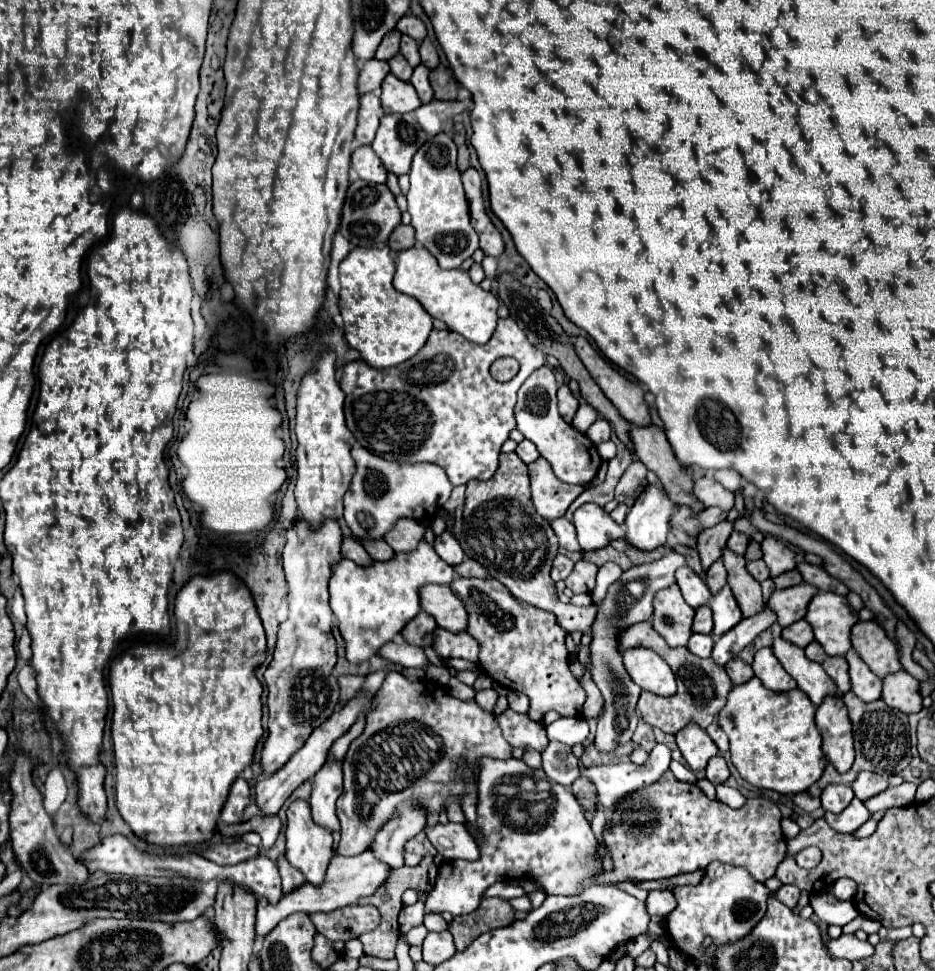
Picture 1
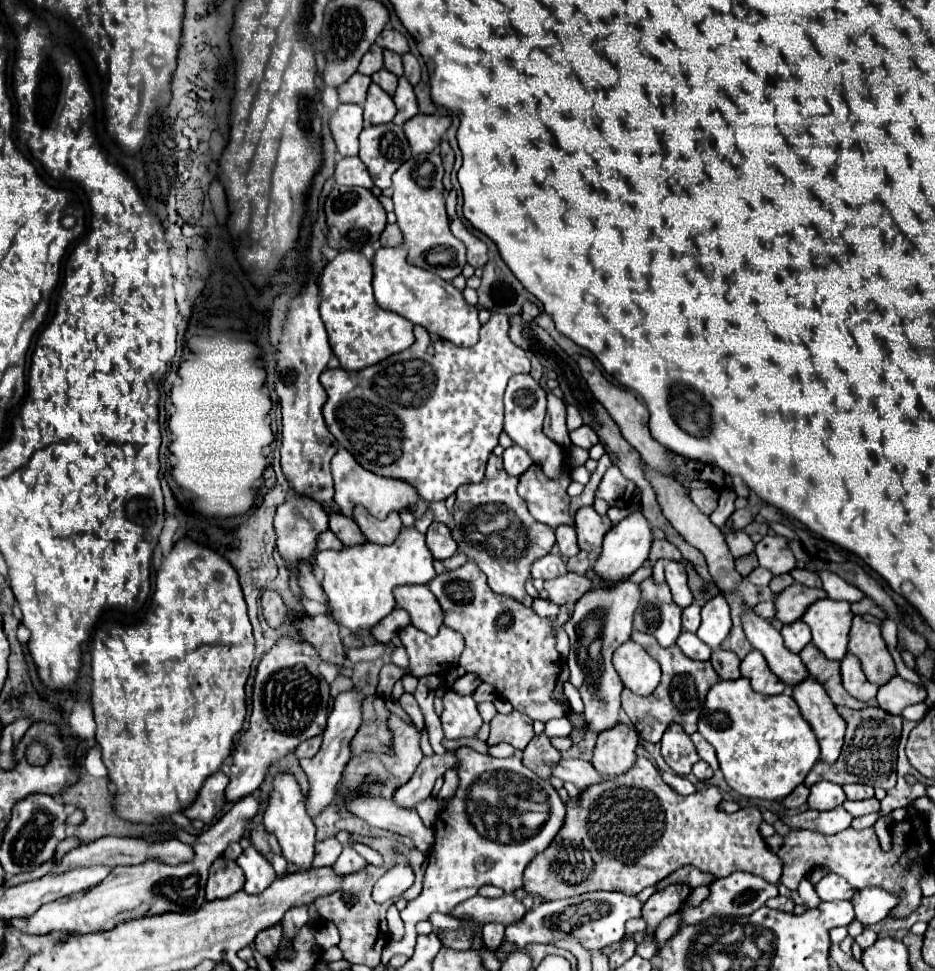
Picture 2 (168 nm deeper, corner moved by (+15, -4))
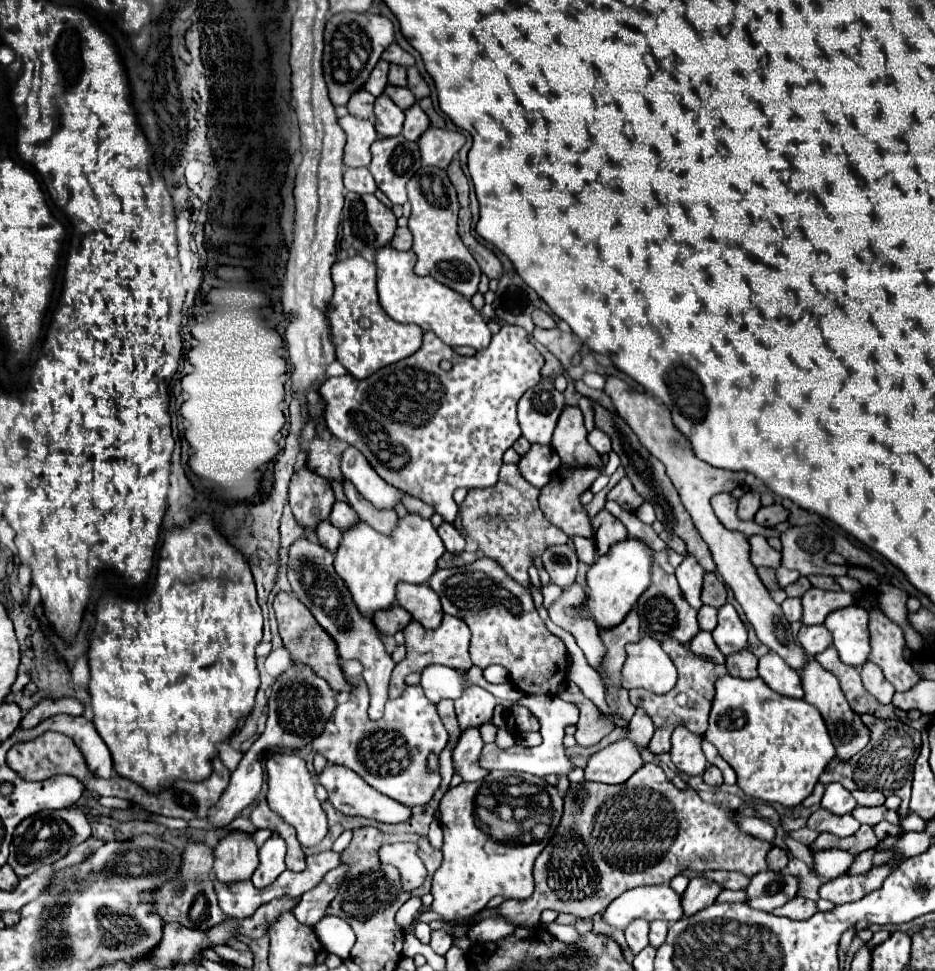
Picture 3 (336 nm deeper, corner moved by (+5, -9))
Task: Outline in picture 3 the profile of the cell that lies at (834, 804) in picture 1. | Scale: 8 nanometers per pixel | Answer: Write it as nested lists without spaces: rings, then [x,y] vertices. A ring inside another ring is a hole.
[[[830,783],[830,785],[826,785],[824,797],[822,797],[822,807],[832,811],[834,815],[844,815],[844,813],[852,813],[852,809],[856,807],[856,799],[840,783]]]

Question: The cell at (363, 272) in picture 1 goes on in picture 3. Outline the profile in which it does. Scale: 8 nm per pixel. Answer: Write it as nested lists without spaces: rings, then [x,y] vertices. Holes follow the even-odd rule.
[[[360,255],[336,261],[332,265],[334,295],[326,317],[330,323],[330,339],[334,339],[336,359],[348,369],[352,377],[366,379],[378,369],[414,355],[422,347],[422,329],[418,325],[400,325],[390,319],[380,307],[376,293],[376,265],[364,261]]]

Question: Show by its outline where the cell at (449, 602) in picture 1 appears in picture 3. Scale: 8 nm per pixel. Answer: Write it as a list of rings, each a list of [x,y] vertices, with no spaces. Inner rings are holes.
[[[398,583],[396,601],[416,621],[420,621],[426,629],[438,629],[440,627],[444,611],[442,611],[438,595],[426,583],[422,583],[422,585]]]

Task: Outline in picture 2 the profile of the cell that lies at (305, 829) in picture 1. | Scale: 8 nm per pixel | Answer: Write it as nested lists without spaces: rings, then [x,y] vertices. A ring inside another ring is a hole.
[[[278,774],[274,778],[274,792],[270,794],[268,806],[264,810],[264,828],[266,832],[274,834],[278,838],[278,844],[282,848],[282,856],[286,862],[296,864],[300,870],[312,868],[312,858],[314,858],[314,844],[316,844],[316,826],[312,818],[306,814],[304,806],[304,796],[298,788],[298,782],[294,780],[292,774]]]

